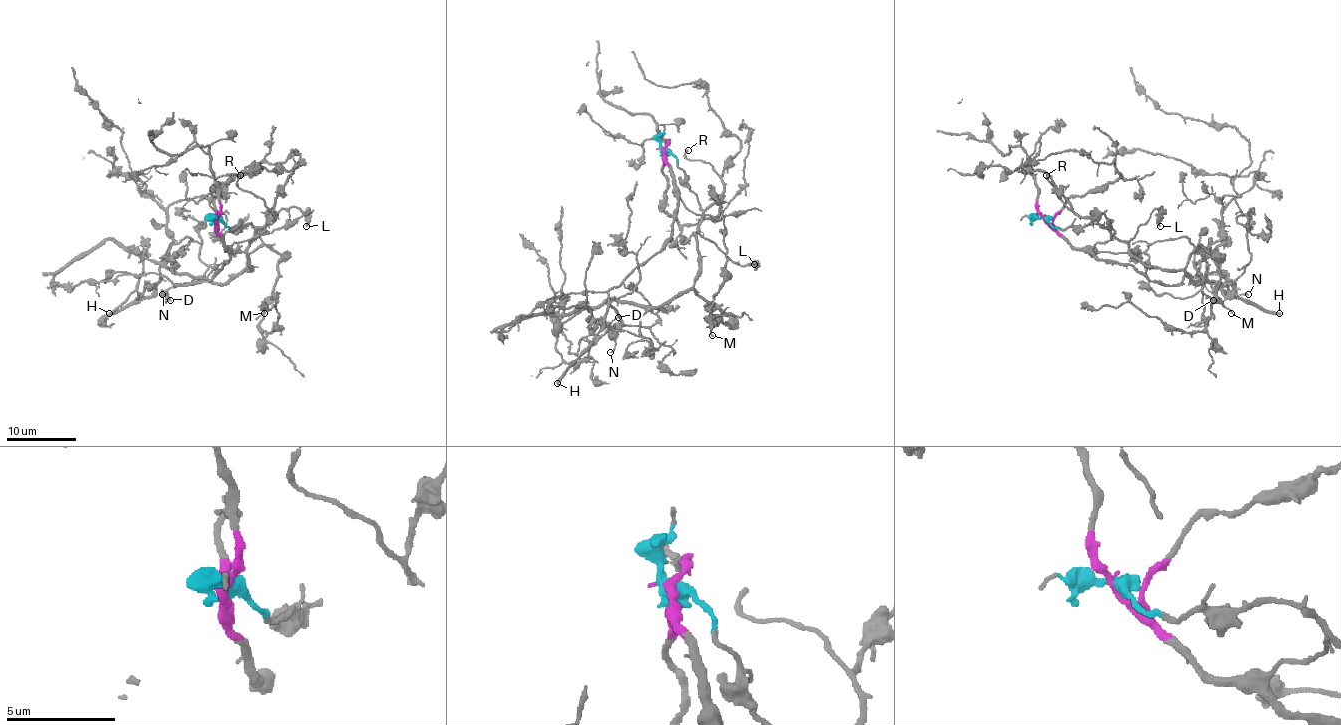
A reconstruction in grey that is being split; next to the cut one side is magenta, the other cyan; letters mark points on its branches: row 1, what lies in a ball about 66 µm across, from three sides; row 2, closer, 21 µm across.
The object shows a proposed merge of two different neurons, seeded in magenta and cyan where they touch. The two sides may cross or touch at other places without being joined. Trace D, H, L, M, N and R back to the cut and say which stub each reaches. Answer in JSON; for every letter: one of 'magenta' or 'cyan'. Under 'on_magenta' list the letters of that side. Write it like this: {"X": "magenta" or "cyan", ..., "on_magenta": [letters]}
{"D": "cyan", "H": "magenta", "L": "cyan", "M": "cyan", "N": "cyan", "R": "cyan", "on_magenta": ["H"]}

